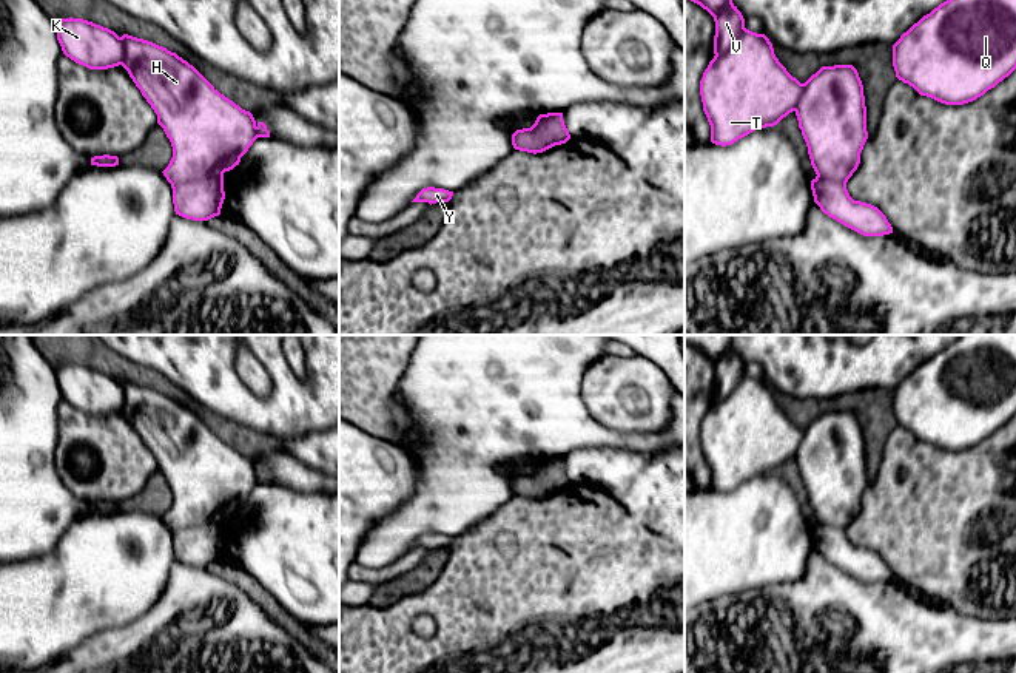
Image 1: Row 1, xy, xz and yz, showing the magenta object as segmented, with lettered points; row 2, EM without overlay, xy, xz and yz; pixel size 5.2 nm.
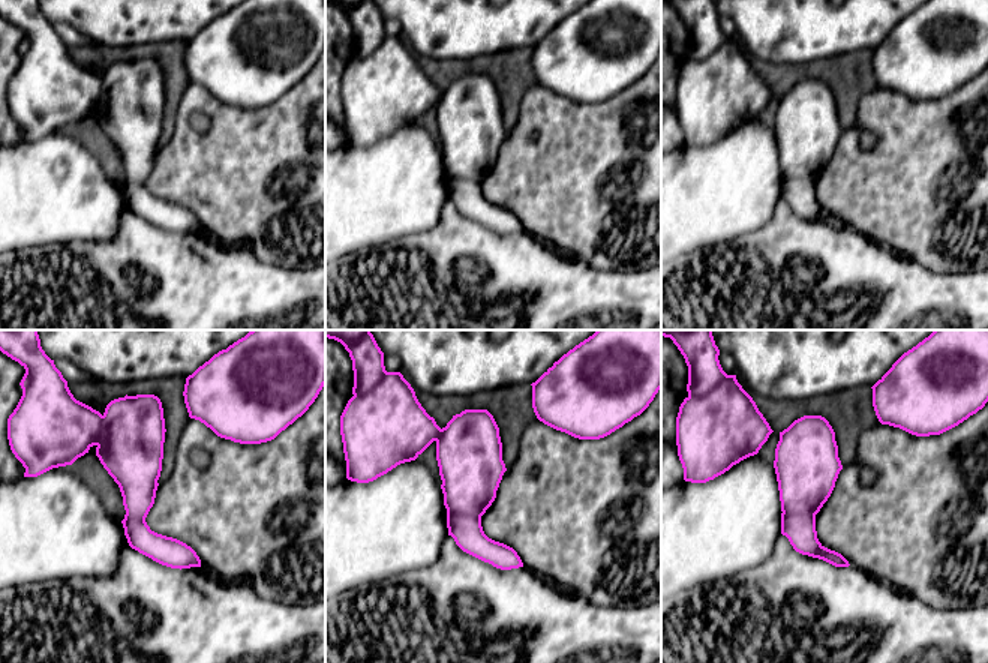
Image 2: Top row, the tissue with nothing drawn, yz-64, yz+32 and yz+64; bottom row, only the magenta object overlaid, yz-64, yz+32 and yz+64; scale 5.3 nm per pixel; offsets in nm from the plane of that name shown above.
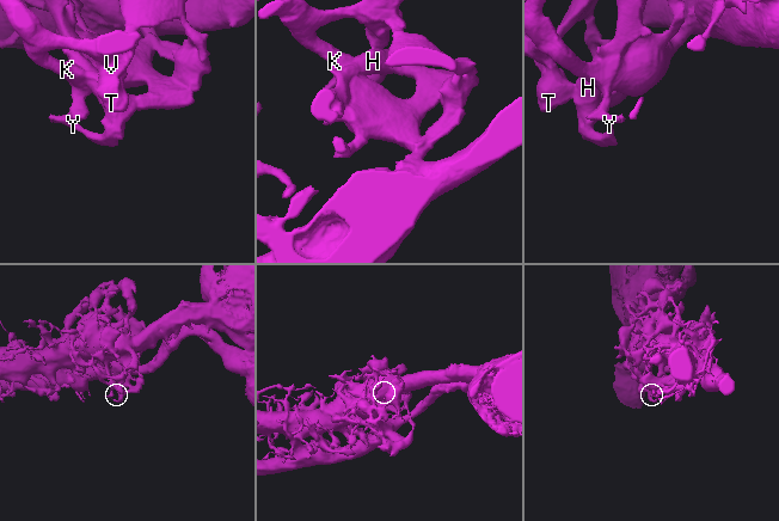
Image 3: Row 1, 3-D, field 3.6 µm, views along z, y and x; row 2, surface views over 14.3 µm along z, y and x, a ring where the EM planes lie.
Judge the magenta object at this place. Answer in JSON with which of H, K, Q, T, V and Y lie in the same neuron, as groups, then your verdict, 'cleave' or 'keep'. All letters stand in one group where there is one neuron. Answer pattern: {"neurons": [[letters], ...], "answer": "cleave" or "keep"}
{"neurons": [["H", "V"], ["K", "Q", "T", "Y"]], "answer": "cleave"}

